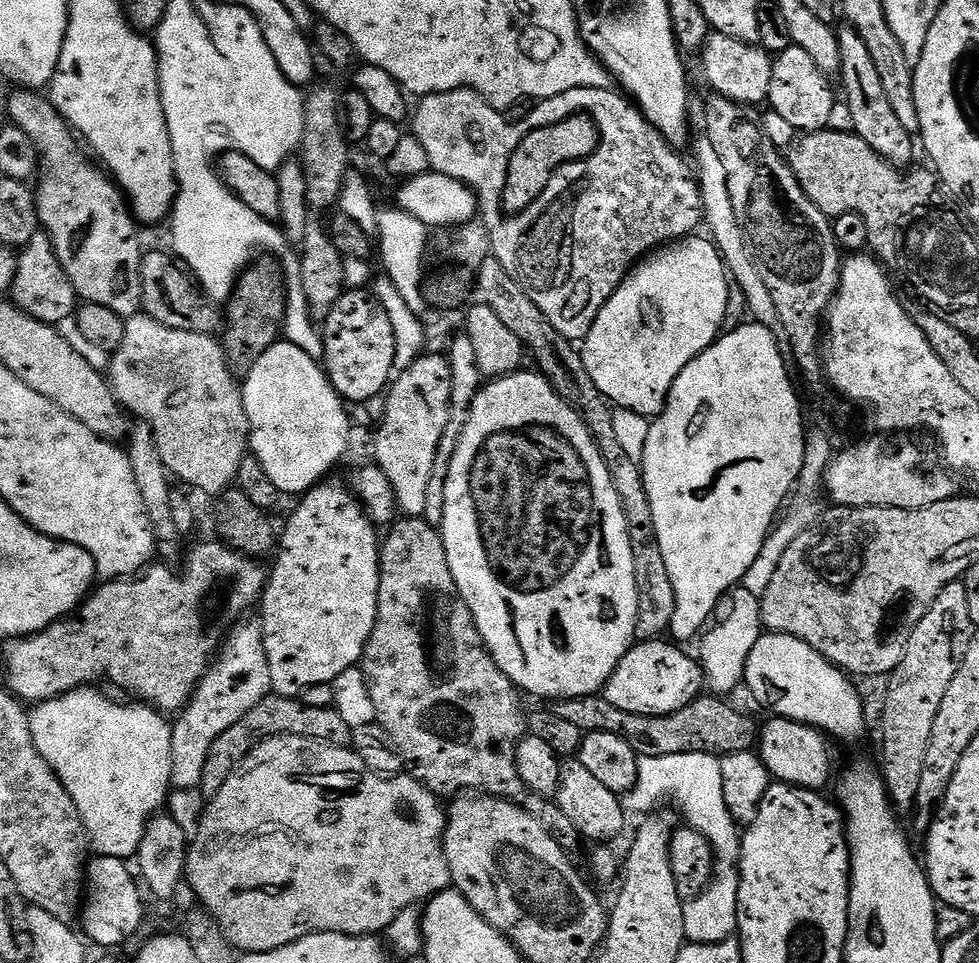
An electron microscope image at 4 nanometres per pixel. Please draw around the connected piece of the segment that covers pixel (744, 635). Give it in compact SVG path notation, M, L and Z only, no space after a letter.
M743 586L734 588L731 592L734 598L733 613L725 622L714 624L699 641L700 652L698 659L705 674L705 681L709 691L719 697L730 696L743 683L745 666L754 645L764 634L761 622L761 599L751 594Z

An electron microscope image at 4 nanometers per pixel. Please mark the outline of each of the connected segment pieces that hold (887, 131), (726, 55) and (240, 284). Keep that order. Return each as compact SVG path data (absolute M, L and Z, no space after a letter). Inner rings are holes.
M844 26L837 31L838 50L840 51L840 71L838 84L844 87L842 100L848 103L848 116L852 119L851 131L874 150L886 162L895 168L907 169L913 163L918 148L914 143L913 133L907 132L898 122L898 114L894 114L894 106L890 106L890 98L886 94L886 86L882 86L882 78L878 78L878 70L874 67L874 58L870 58L870 50L866 50L866 42L858 38L853 28ZM912 140L913 144L912 145ZM909 163L909 164L908 164Z
M713 31L703 48L699 49L698 56L700 72L715 95L749 106L763 105L767 101L773 57L763 48Z
M260 258L240 274L232 296L222 312L222 347L228 367L236 374L247 374L282 336L286 281L281 265L272 258Z

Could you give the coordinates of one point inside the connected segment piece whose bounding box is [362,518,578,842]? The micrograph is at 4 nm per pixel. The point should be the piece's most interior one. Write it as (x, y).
(456, 719)

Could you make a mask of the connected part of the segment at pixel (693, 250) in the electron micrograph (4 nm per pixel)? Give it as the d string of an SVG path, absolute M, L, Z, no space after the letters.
M693 234L675 242L669 242L647 253L612 292L611 298L602 306L598 318L594 318L594 322L588 327L588 333L584 336L582 347L579 349L580 357L586 366L586 371L590 373L590 378L594 378L594 386L598 386L601 394L616 408L625 408L634 414L642 414L649 418L659 416L664 408L664 403L668 400L670 390L678 378L678 374L682 374L682 370L686 370L686 366L690 366L690 362L694 358L698 358L698 354L705 352L718 339L725 327L723 324L724 319L728 316L728 284L730 288L730 277L727 268L724 267L724 260L720 256L720 251L716 249L711 239L701 236L700 234Z

